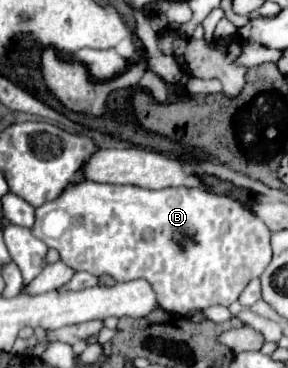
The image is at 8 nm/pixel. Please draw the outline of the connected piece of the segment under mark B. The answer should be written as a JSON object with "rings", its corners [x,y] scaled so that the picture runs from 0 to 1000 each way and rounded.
{"rings":[[[319,492],[243,497],[188,546],[118,573],[111,633],[208,688],[208,709],[257,736],[306,736],[333,753],[389,747],[403,764],[507,758],[569,845],[653,856],[729,829],[792,834],[847,780],[917,742],[944,704],[944,628],[868,568],[799,535],[729,524],[701,508],[493,514],[465,503],[361,503]]]}

